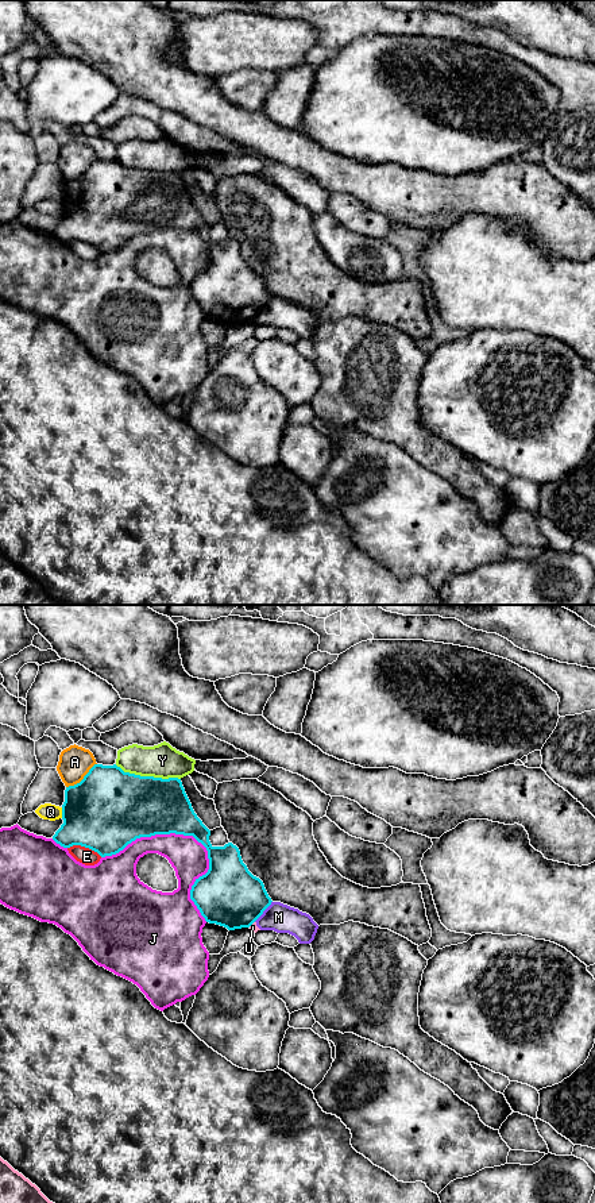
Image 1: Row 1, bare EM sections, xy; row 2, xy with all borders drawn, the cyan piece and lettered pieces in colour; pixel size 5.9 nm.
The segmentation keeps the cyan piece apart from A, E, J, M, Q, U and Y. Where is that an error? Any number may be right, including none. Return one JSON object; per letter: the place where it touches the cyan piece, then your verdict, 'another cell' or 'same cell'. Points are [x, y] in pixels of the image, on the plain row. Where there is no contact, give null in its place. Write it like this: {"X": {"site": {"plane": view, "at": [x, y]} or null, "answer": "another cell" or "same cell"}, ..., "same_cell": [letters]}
{"A": {"site": {"plane": "xy", "at": [82, 174]}, "answer": "another cell"}, "E": {"site": {"plane": "xy", "at": [85, 242]}, "answer": "another cell"}, "J": {"site": {"plane": "xy", "at": [190, 230]}, "answer": "another cell"}, "M": {"site": {"plane": "xy", "at": [263, 305]}, "answer": "another cell"}, "Q": {"site": {"plane": "xy", "at": [62, 208]}, "answer": "another cell"}, "U": {"site": {"plane": "xy", "at": [251, 319]}, "answer": "another cell"}, "Y": {"site": {"plane": "xy", "at": [147, 172]}, "answer": "another cell"}, "same_cell": []}

